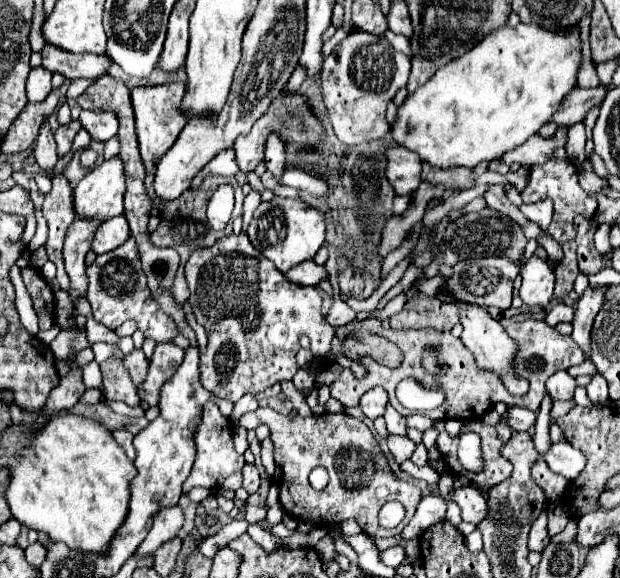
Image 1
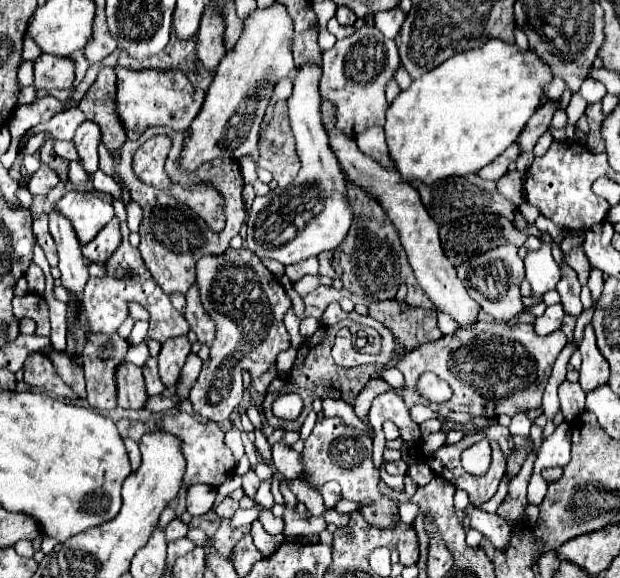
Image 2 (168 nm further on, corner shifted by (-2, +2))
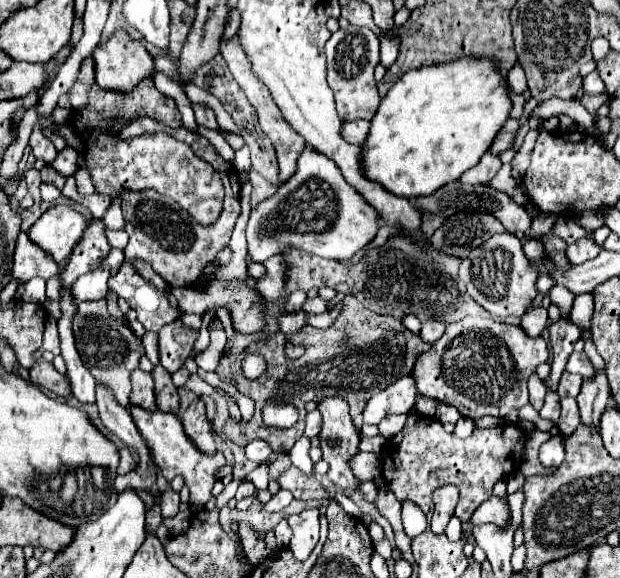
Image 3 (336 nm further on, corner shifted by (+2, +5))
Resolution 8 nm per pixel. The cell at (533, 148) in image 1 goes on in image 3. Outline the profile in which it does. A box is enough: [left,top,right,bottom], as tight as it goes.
[460,153,500,185]

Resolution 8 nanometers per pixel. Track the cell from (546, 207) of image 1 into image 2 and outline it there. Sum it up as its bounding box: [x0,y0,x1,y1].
[534,214,566,242]

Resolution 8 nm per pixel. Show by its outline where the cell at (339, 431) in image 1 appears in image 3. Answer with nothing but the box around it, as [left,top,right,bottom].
[318,397,360,487]

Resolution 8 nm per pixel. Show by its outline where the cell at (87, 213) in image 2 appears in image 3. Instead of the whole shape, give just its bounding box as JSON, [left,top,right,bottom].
[28,205,86,263]

